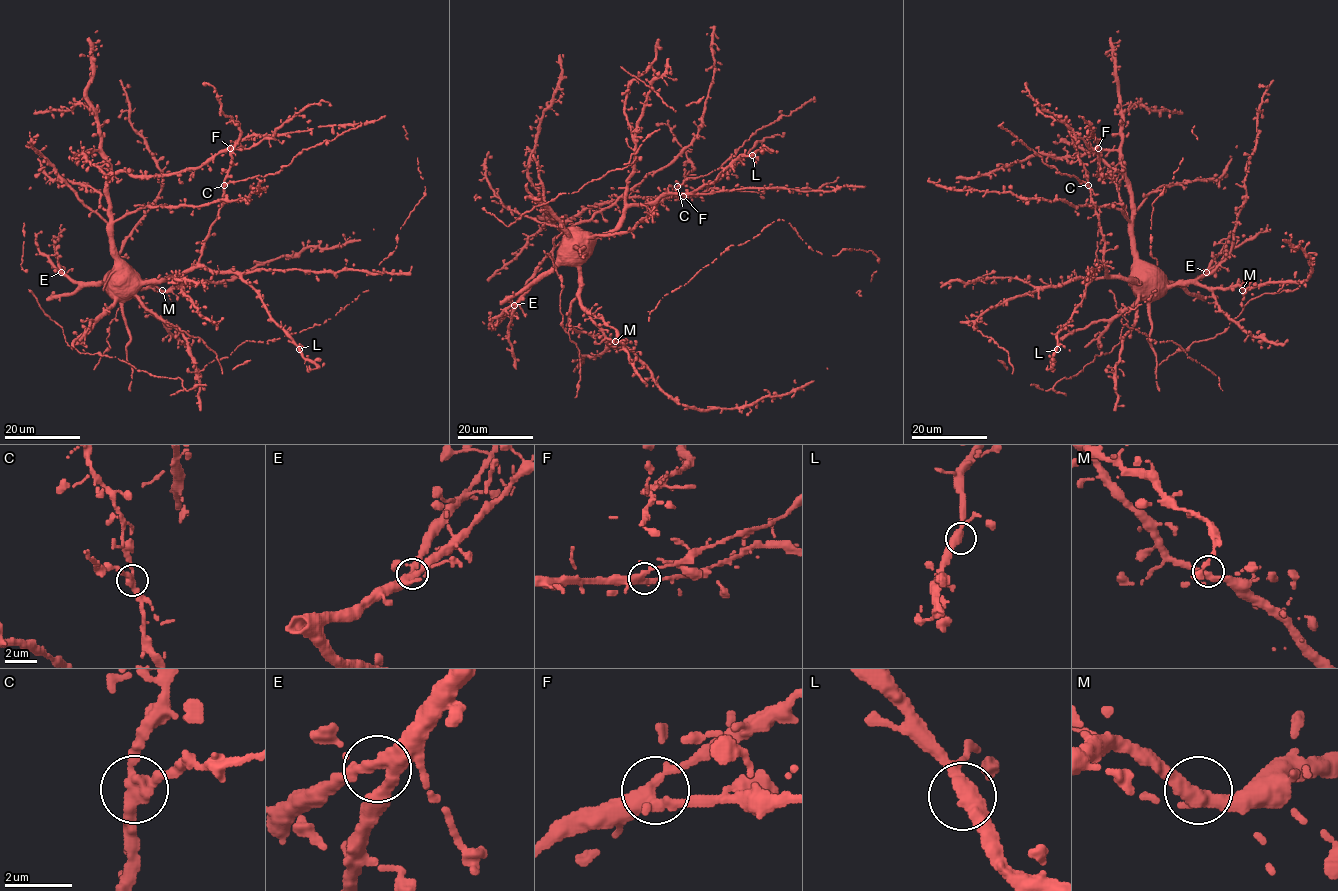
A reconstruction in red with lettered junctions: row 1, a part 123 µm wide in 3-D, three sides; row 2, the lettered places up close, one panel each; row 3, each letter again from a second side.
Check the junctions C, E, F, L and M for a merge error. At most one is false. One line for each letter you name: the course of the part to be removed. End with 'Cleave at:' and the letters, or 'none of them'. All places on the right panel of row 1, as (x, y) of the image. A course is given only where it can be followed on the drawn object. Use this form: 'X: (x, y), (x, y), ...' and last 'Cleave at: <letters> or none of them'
C: (1088, 184), (1072, 175), (1060, 174), (1055, 167), (1045, 164), (1032, 148), (1016, 141), (1002, 128), (1003, 122)
Cleave at: C

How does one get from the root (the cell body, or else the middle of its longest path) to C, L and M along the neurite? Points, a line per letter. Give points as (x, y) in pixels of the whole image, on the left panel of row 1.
C: (120, 276), (134, 276), (141, 282), (159, 282), (190, 270), (199, 261), (203, 240), (219, 213), (224, 184)
L: (120, 276), (159, 282), (199, 267), (236, 271), (299, 350)
M: (120, 276), (122, 268), (125, 285), (139, 288), (155, 285), (162, 290)

